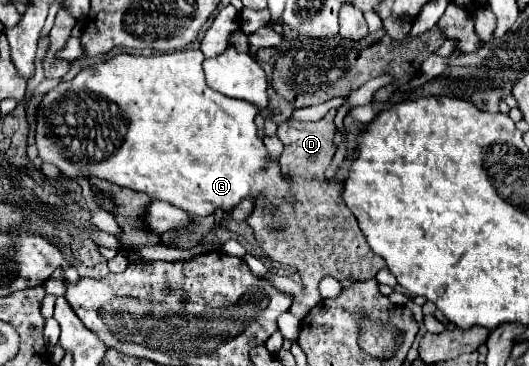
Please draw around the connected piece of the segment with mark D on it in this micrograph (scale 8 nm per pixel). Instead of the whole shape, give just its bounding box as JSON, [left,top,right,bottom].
[247,111,385,319]

